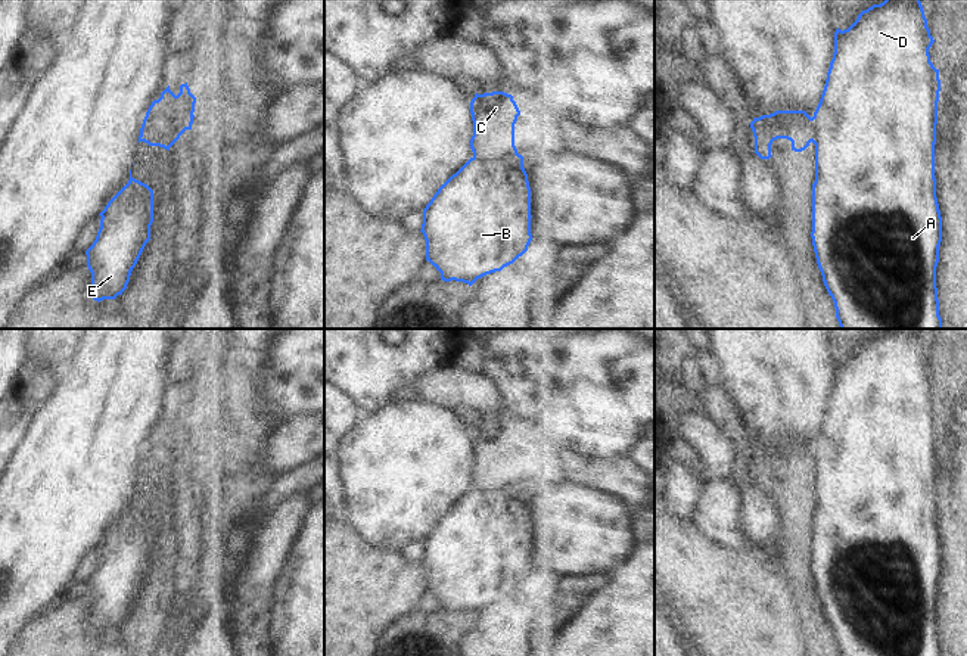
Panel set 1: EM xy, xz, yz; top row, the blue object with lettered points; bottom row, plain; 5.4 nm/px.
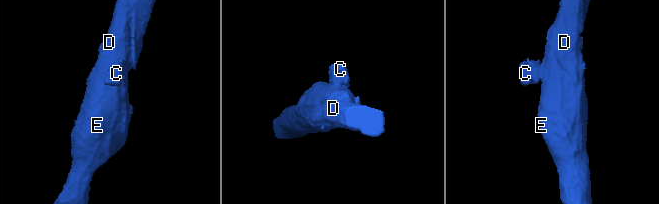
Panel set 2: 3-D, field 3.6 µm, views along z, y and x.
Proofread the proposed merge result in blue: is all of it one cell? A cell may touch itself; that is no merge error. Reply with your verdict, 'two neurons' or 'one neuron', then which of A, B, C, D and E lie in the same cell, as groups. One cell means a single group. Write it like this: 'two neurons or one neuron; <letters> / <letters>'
two neurons; A B D E / C

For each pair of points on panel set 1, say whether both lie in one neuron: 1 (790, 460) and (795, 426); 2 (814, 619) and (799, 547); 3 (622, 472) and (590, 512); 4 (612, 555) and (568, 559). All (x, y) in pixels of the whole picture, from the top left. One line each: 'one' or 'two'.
1: two
2: one
3: two
4: one

